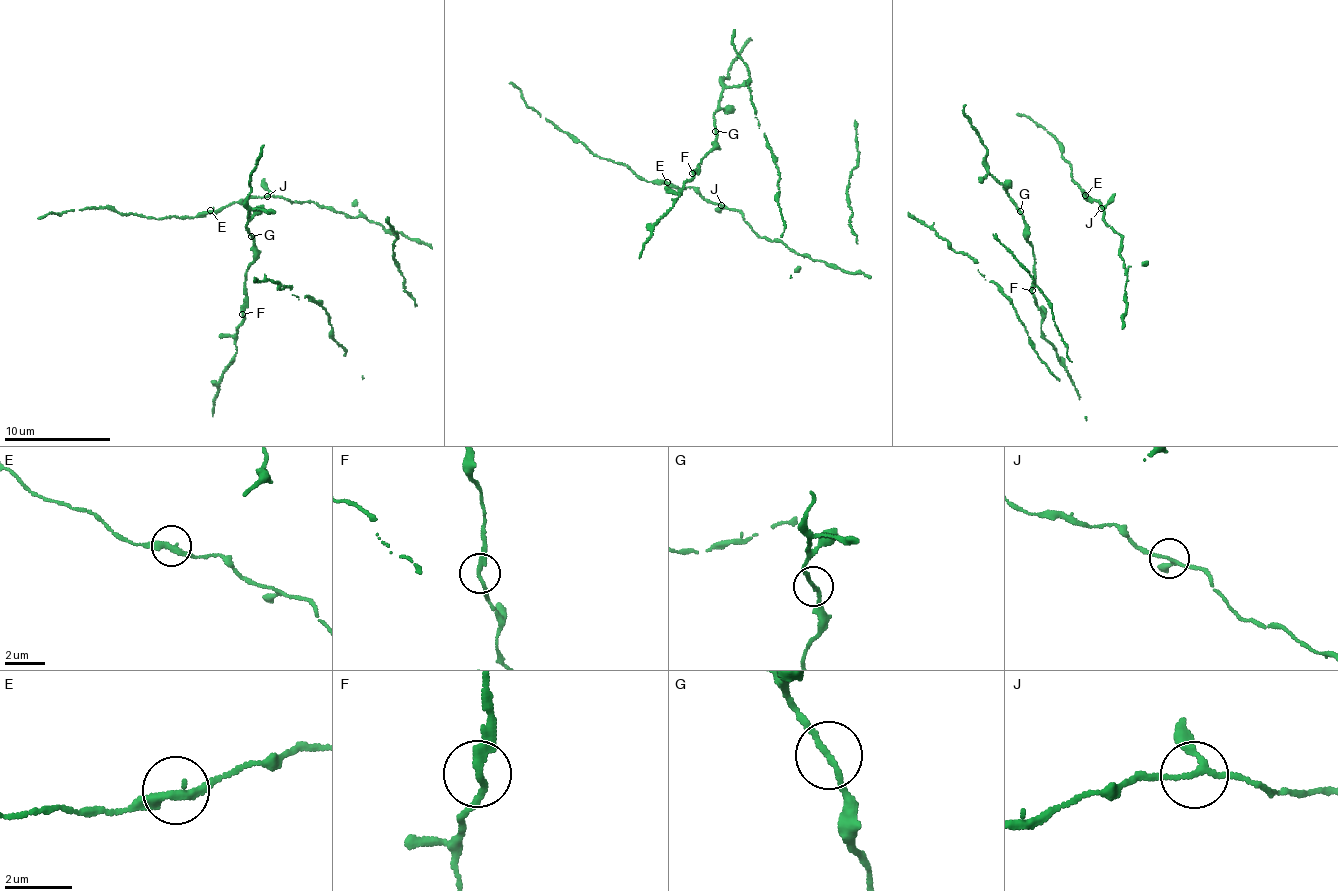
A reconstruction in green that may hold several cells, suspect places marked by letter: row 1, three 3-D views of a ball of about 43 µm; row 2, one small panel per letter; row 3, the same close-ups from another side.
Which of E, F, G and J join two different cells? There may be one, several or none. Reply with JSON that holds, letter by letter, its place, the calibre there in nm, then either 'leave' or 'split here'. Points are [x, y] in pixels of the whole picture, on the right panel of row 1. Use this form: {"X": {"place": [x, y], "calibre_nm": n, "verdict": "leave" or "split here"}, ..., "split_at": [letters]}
{"E": {"place": [1085, 195], "calibre_nm": 280, "verdict": "leave"}, "F": {"place": [1032, 290], "calibre_nm": 200, "verdict": "leave"}, "G": {"place": [1020, 211], "calibre_nm": 150, "verdict": "leave"}, "J": {"place": [1101, 208], "calibre_nm": 140, "verdict": "leave"}, "split_at": []}

